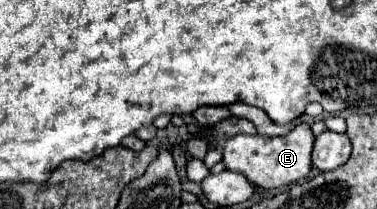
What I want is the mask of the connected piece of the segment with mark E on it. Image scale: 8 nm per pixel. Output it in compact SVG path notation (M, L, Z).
M299 123L293 131L283 137L265 137L265 135L235 135L223 145L223 165L227 171L243 173L249 183L263 189L275 189L281 185L295 183L311 171L311 149L315 135L307 123Z

